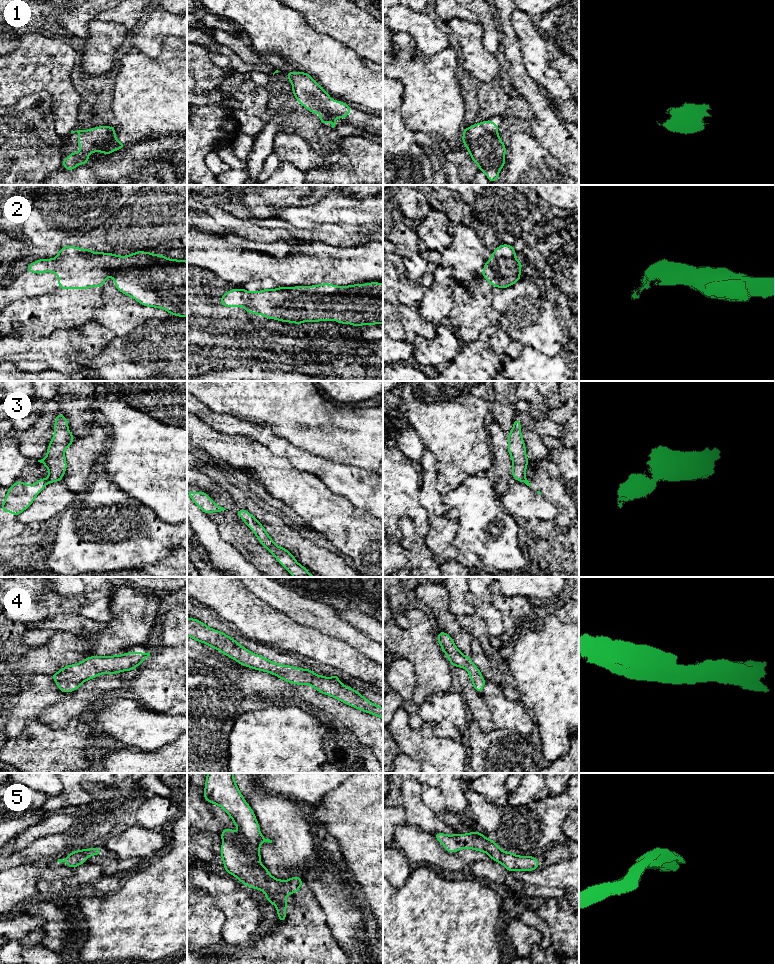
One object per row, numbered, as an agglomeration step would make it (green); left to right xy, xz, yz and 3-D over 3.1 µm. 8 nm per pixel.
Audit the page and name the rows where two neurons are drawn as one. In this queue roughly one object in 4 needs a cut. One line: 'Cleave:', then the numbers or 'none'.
Cleave: 3

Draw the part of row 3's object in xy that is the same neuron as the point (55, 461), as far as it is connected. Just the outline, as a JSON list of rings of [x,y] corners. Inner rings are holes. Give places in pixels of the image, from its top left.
[[[57,413],[54,436],[48,445],[47,455],[44,459],[38,460],[47,467],[50,483],[62,480],[67,469],[65,450],[73,443],[74,439],[75,436],[69,431],[68,419],[61,413]]]

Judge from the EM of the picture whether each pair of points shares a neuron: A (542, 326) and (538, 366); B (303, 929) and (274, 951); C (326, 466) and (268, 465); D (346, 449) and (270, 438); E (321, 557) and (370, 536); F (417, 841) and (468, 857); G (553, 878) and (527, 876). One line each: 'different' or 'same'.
A: different
B: same
C: different
D: different
E: different
F: same
G: same

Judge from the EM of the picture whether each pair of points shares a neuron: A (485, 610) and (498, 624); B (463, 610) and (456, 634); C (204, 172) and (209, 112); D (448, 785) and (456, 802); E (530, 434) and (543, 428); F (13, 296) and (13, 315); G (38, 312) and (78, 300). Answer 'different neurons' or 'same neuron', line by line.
A: same neuron
B: different neurons
C: same neuron
D: same neuron
E: different neurons
F: different neurons
G: same neuron

